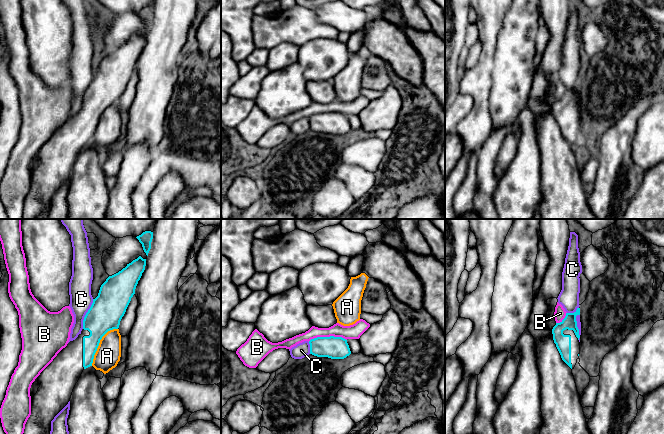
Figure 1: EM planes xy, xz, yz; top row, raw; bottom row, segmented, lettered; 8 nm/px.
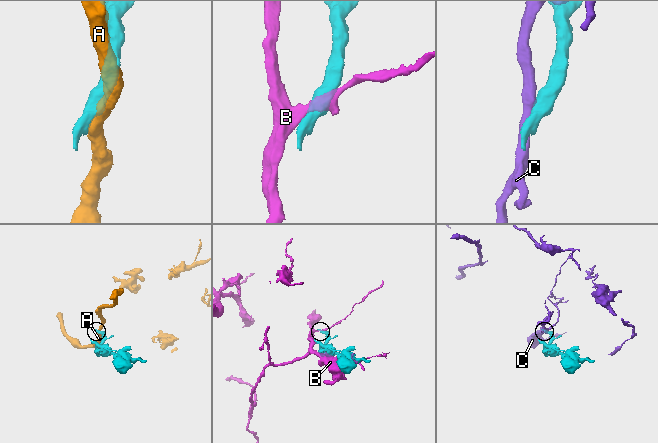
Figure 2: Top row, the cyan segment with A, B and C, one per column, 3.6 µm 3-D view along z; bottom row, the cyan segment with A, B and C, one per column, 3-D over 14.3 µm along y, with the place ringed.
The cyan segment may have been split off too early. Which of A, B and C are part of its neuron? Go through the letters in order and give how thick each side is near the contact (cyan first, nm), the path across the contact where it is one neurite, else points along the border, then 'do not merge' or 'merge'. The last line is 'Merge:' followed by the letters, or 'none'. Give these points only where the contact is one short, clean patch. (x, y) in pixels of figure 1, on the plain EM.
A: 260 nm thick on the cyan side, 200 nm on the other; border along xy (117, 104), (110, 105), (102, 113), (91, 141); do not merge
B: 180 nm thick on the cyan side, 120 nm on the other; do not merge
C: 260 nm thick on the cyan side, 180 nm on the other; border along xy (93, 75), (84, 93), (82, 104); do not merge
Merge: none

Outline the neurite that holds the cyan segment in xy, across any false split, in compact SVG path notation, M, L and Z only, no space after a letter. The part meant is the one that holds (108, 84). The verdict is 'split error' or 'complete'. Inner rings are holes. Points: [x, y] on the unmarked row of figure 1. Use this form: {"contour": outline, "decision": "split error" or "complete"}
{"contour": "M139 32L121 47L106 55L84 93L81 109L75 116L70 117L40 149L38 152L40 163L31 179L31 191L25 200L23 219L36 219L39 215L49 214L51 197L70 177L83 146L92 142L100 116L108 107L119 104L145 42L146 35Z", "decision": "split error"}

